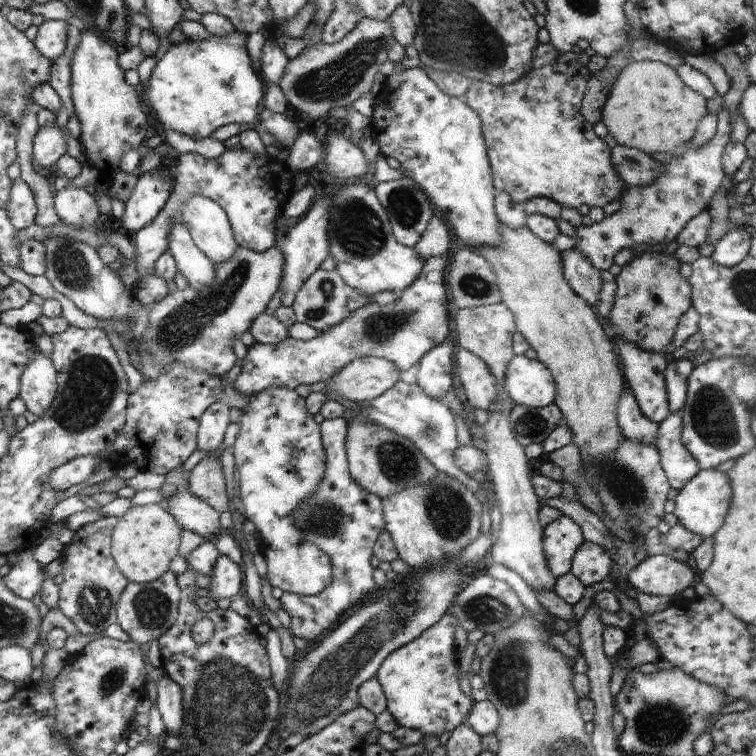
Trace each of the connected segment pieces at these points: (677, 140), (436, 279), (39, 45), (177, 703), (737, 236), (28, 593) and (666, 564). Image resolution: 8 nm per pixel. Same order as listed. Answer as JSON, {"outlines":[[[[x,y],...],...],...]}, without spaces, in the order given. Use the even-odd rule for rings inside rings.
{"outlines":[[[[633,61],[619,72],[601,112],[601,121],[618,145],[634,147],[643,153],[671,153],[676,147],[690,143],[700,119],[708,114],[706,99],[683,83],[676,69],[658,61]]],[[[447,252],[440,256],[430,257],[424,263],[420,276],[406,289],[399,293],[399,297],[392,304],[381,305],[376,302],[350,312],[348,316],[334,325],[330,330],[323,331],[320,336],[307,341],[292,340],[286,337],[280,344],[254,342],[248,348],[246,357],[243,358],[241,371],[233,382],[233,387],[242,396],[257,395],[268,387],[286,387],[295,389],[299,384],[314,384],[331,379],[338,371],[342,370],[353,360],[364,357],[380,357],[396,365],[401,372],[414,366],[416,362],[431,348],[446,341],[450,332],[448,327],[448,309],[450,302],[448,287],[445,278],[450,260]]],[[[50,19],[44,21],[38,28],[35,47],[50,60],[64,54],[67,45],[67,27],[70,21]]],[[[163,670],[164,674],[157,680],[158,710],[167,728],[167,734],[179,736],[179,728],[182,726],[182,689],[178,683],[171,679]]],[[[743,227],[732,229],[715,244],[711,259],[723,267],[737,265],[749,255],[751,238]]],[[[32,549],[21,552],[20,560],[4,576],[8,588],[26,600],[32,600],[42,588],[41,566],[32,558],[32,553]]],[[[654,555],[646,557],[638,566],[635,566],[627,576],[627,584],[635,592],[646,593],[649,595],[673,597],[699,578],[699,570],[694,570],[686,562],[674,560],[668,555]]]]}

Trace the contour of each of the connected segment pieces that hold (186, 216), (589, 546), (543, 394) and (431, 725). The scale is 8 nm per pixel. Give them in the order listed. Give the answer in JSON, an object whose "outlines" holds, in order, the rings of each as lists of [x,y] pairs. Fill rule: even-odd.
{"outlines":[[[[193,196],[183,206],[183,220],[196,246],[215,264],[225,263],[240,246],[228,217],[213,200]]],[[[584,541],[573,556],[570,573],[585,587],[611,576],[613,560],[608,550],[592,541]]],[[[514,355],[505,372],[505,390],[512,404],[541,409],[555,400],[551,372],[538,359]]],[[[447,612],[435,625],[392,652],[380,665],[376,677],[383,688],[387,709],[399,726],[420,730],[424,736],[440,736],[464,724],[474,700],[460,689],[458,651],[454,646],[458,622],[454,613]]]]}

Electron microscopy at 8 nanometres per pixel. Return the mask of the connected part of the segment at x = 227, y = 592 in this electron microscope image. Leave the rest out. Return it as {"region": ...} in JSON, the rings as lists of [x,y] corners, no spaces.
{"region":[[[220,555],[211,574],[212,586],[202,594],[208,595],[213,600],[219,598],[232,598],[243,592],[244,573],[240,567],[226,555]]]}

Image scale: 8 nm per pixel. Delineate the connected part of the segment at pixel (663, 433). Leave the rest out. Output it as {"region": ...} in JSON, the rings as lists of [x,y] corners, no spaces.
{"region":[[[679,412],[669,415],[658,424],[655,446],[659,450],[662,468],[672,488],[680,490],[700,470],[696,459],[681,441],[682,417]]]}

